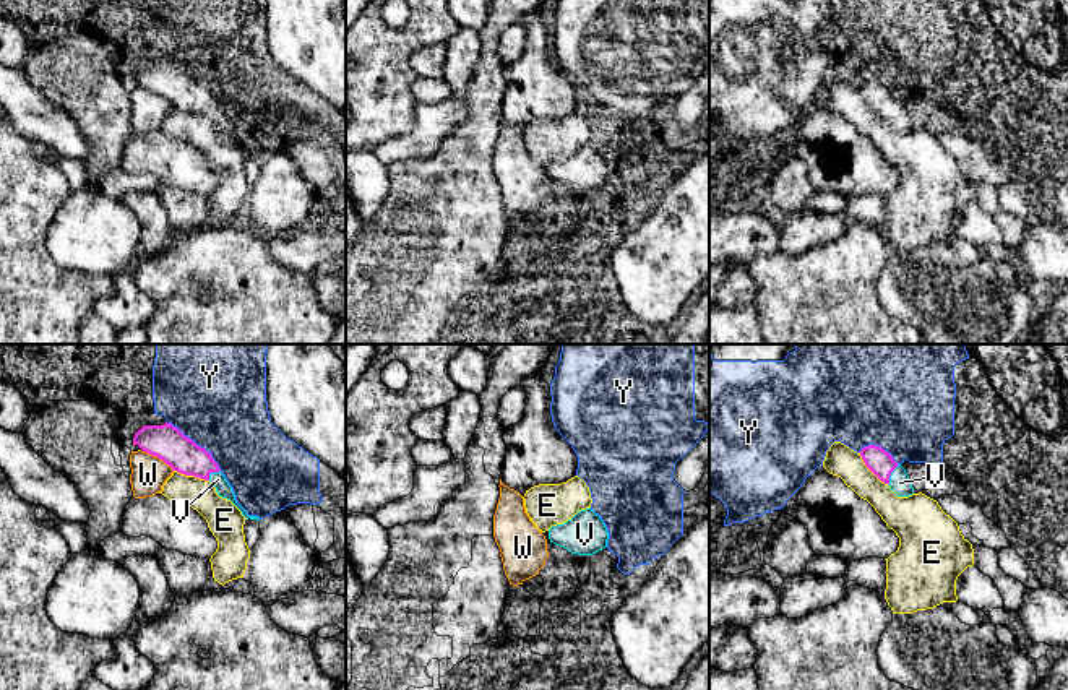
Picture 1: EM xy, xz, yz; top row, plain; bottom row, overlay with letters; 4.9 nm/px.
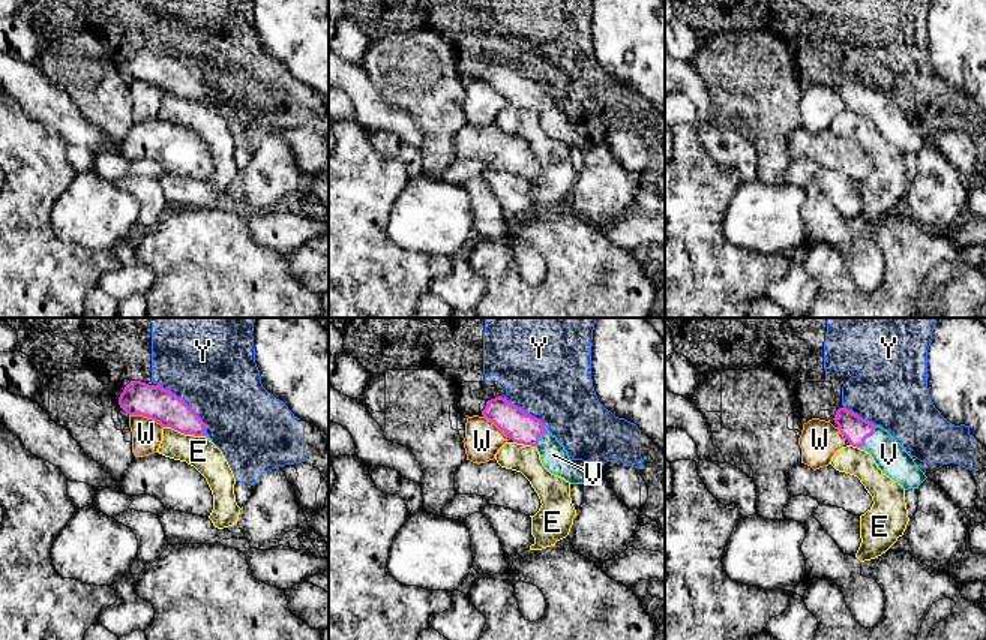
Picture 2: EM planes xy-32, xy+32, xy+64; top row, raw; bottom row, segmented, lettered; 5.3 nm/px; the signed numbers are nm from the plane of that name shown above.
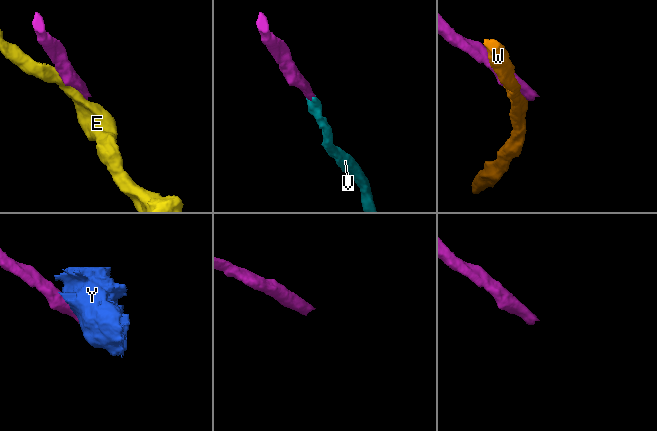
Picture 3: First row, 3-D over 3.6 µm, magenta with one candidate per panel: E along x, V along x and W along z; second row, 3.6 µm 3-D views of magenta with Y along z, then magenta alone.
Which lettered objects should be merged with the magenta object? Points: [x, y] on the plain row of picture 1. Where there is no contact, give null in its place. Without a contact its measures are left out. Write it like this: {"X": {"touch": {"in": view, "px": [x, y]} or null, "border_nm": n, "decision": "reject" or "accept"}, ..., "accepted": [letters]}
{"E": {"touch": {"in": "xy", "px": [192, 111]}, "border_nm": 190, "decision": "reject"}, "V": {"touch": {"in": "yz", "px": [890, 111]}, "border_nm": 120, "decision": "accept"}, "W": {"touch": {"in": "xy", "px": [159, 94]}, "border_nm": 190, "decision": "reject"}, "Y": {"touch": {"in": "xy", "px": [195, 80]}, "border_nm": 360, "decision": "reject"}, "accepted": ["V"]}

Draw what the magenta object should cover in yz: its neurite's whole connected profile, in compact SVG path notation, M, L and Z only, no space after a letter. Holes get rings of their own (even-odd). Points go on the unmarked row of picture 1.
M868 81L860 86L860 93L865 102L898 133L909 133L914 130L912 119L906 106L898 101L893 93L881 83Z

